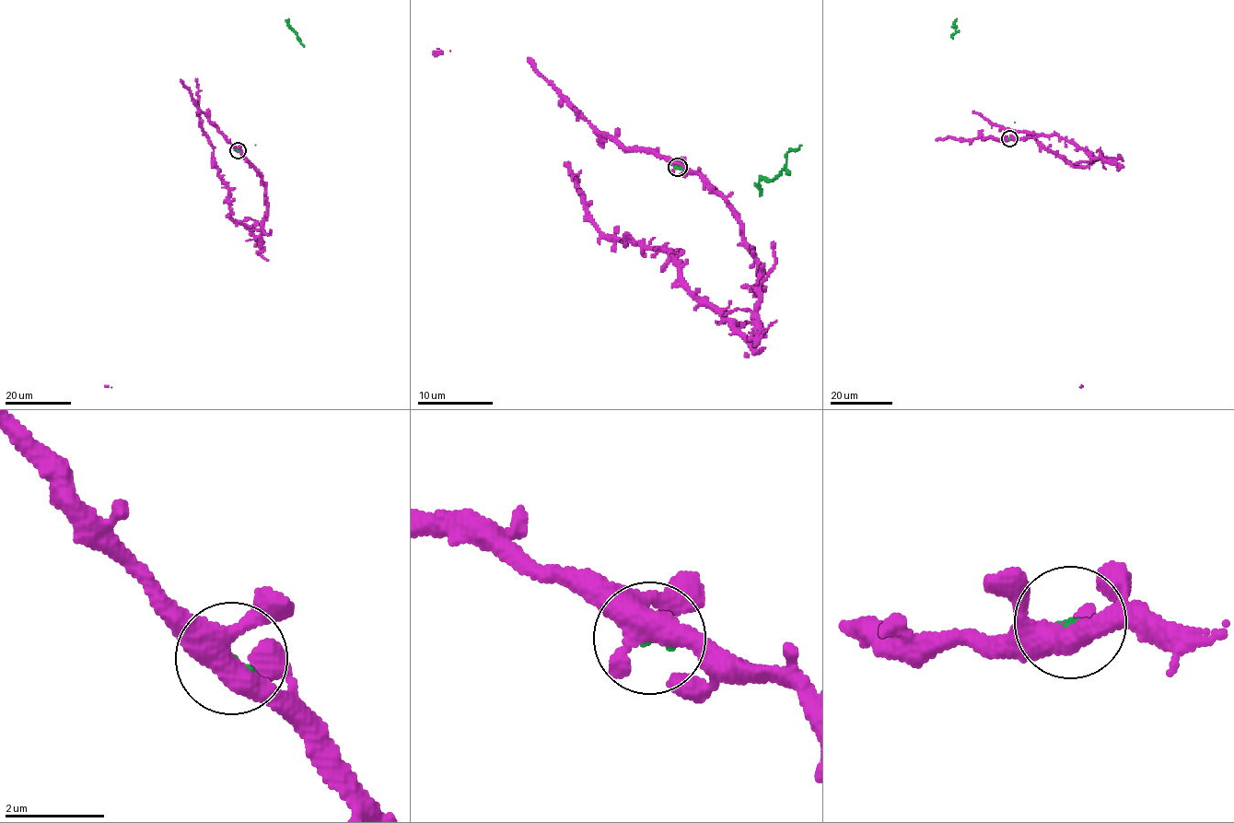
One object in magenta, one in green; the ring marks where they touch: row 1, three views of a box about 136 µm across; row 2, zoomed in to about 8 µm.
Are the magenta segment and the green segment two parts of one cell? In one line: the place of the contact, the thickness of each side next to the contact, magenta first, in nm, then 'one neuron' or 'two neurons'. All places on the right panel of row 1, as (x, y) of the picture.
(1009, 138) | 440/110 nm | two neurons

